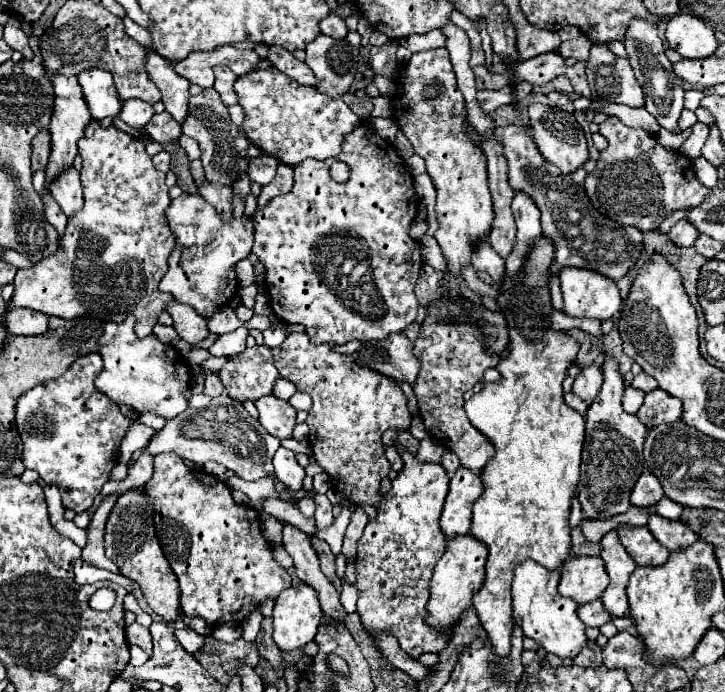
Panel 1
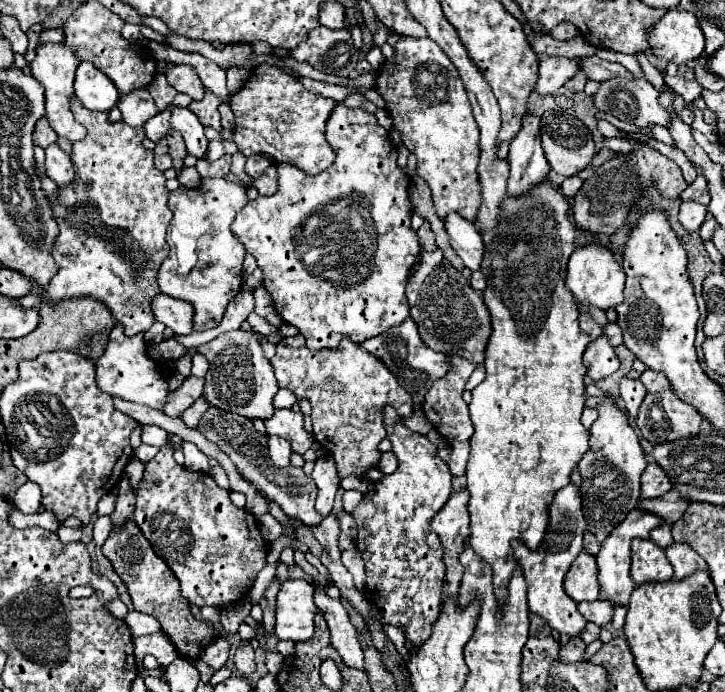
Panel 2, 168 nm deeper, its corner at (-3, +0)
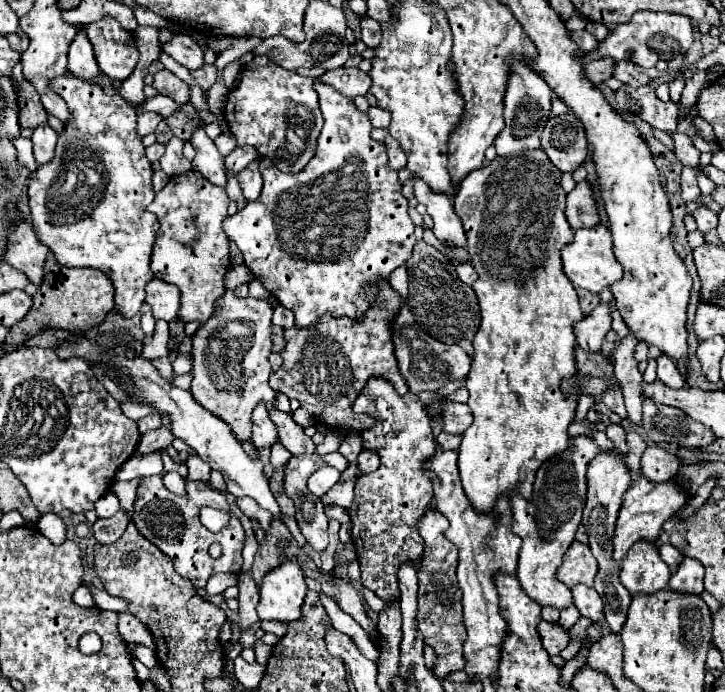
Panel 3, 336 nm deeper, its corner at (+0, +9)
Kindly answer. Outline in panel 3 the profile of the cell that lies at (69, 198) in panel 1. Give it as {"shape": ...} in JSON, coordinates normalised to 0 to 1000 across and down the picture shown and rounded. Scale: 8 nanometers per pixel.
{"shape":[[[57,179],[46,188],[46,225],[51,237],[65,237],[76,223],[79,208],[79,191],[68,179]]]}

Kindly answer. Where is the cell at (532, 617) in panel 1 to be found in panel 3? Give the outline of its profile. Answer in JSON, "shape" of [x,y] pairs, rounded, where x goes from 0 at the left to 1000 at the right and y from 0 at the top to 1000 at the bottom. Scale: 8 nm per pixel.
{"shape":[[[790,630],[785,633],[785,645],[782,650],[760,659],[757,665],[752,665],[752,671],[746,671],[746,676],[738,685],[738,697],[735,697],[735,717],[732,723],[724,723],[716,711],[705,714],[705,734],[708,734],[708,769],[721,780],[719,795],[716,795],[716,815],[713,815],[713,827],[710,832],[716,835],[721,853],[746,876],[766,876],[766,879],[779,879],[790,870],[788,864],[788,850],[779,847],[777,841],[768,838],[768,821],[777,809],[777,801],[782,798],[782,792],[788,789],[788,783],[793,780],[793,769],[796,760],[801,757],[801,740],[807,734],[807,723],[810,723],[810,673],[812,668],[823,659],[823,642],[810,633],[810,630]]]}

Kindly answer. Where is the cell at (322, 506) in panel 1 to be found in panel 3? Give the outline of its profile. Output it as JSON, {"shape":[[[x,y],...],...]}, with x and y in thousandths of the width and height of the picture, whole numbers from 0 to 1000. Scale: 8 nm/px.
{"shape":[[[446,673],[440,676],[437,682],[432,682],[423,694],[423,708],[432,714],[432,717],[446,717],[465,694],[468,694],[470,682],[459,673]]]}

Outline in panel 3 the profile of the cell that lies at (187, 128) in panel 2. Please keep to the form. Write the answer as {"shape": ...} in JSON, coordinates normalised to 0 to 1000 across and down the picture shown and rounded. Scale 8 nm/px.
{"shape":[[[272,185],[266,191],[266,199],[261,205],[272,217],[272,225],[263,234],[266,246],[277,249],[291,266],[310,272],[313,269],[313,249],[310,249],[308,228],[302,223],[302,217],[297,214],[294,202],[283,194],[280,185]]]}

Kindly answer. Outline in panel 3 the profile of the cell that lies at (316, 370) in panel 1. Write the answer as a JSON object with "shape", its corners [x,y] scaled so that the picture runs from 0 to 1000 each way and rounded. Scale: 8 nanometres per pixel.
{"shape":[[[526,402],[520,405],[520,431],[495,462],[459,460],[448,454],[426,474],[393,477],[396,500],[388,506],[390,529],[374,540],[374,561],[390,566],[399,575],[410,575],[415,590],[426,592],[434,607],[446,613],[481,613],[487,621],[512,618],[514,604],[506,598],[490,598],[484,584],[501,564],[512,543],[537,549],[550,569],[561,566],[559,546],[550,538],[545,500],[542,500],[542,460],[556,445],[556,431],[539,410]]]}

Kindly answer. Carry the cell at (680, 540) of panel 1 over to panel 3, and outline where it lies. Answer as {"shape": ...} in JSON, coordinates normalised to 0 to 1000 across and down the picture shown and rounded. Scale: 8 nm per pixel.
{"shape":[[[945,806],[934,827],[923,838],[923,853],[939,855],[939,858],[967,858],[970,850],[970,818],[961,815],[956,806]]]}

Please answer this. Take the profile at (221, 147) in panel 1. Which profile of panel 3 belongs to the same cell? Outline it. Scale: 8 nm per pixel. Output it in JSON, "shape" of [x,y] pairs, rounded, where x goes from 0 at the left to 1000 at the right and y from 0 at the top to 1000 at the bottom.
{"shape":[[[283,92],[283,95],[272,98],[272,101],[266,101],[263,107],[266,107],[266,113],[274,118],[274,124],[277,124],[280,130],[291,127],[294,118],[299,116],[299,98],[297,98],[297,95],[288,95],[288,92]]]}

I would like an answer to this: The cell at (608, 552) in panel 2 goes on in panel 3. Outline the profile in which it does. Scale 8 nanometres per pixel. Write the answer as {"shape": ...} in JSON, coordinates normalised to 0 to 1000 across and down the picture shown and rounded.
{"shape":[[[879,688],[868,708],[862,711],[862,725],[857,731],[857,740],[854,740],[854,749],[851,749],[851,763],[848,763],[848,777],[846,777],[846,806],[851,812],[857,812],[857,806],[865,801],[865,795],[881,783],[881,780],[890,780],[890,783],[898,783],[903,786],[909,780],[909,772],[914,766],[914,757],[931,743],[937,740],[950,723],[950,711],[942,708],[939,699],[934,699],[928,691],[920,694],[920,697],[895,697],[890,694],[890,688]]]}

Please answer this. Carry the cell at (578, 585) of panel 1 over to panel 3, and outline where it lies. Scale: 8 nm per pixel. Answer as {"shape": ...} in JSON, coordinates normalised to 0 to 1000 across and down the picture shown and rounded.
{"shape":[[[793,780],[777,803],[777,815],[768,824],[768,835],[779,841],[785,850],[796,844],[818,847],[821,829],[823,829],[823,809],[812,798],[812,789]]]}

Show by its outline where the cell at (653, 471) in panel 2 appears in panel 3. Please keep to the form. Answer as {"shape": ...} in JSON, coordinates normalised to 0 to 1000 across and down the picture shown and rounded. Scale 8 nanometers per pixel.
{"shape":[[[895,645],[884,659],[884,685],[898,697],[917,697],[937,682],[939,665],[934,656],[909,645]]]}

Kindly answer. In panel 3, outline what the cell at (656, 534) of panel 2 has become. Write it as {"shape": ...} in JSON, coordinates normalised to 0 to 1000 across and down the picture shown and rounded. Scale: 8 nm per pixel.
{"shape":[[[912,786],[912,792],[909,792],[909,801],[912,801],[912,806],[914,806],[914,812],[923,818],[923,824],[926,824],[926,829],[931,829],[931,824],[934,824],[934,815],[939,815],[939,809],[945,806],[939,798],[934,798],[926,786]]]}

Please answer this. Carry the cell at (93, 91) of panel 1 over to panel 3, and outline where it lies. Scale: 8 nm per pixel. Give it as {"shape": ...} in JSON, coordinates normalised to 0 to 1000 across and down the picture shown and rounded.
{"shape":[[[109,43],[106,52],[101,55],[92,84],[95,84],[95,101],[101,104],[103,113],[128,118],[128,113],[137,107],[137,95],[128,81],[128,66],[114,43]]]}

